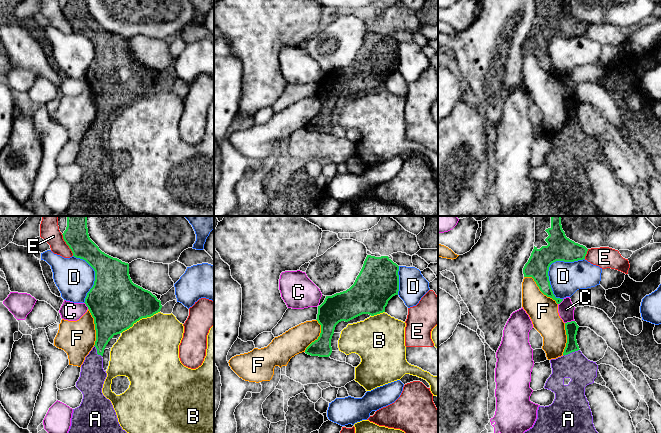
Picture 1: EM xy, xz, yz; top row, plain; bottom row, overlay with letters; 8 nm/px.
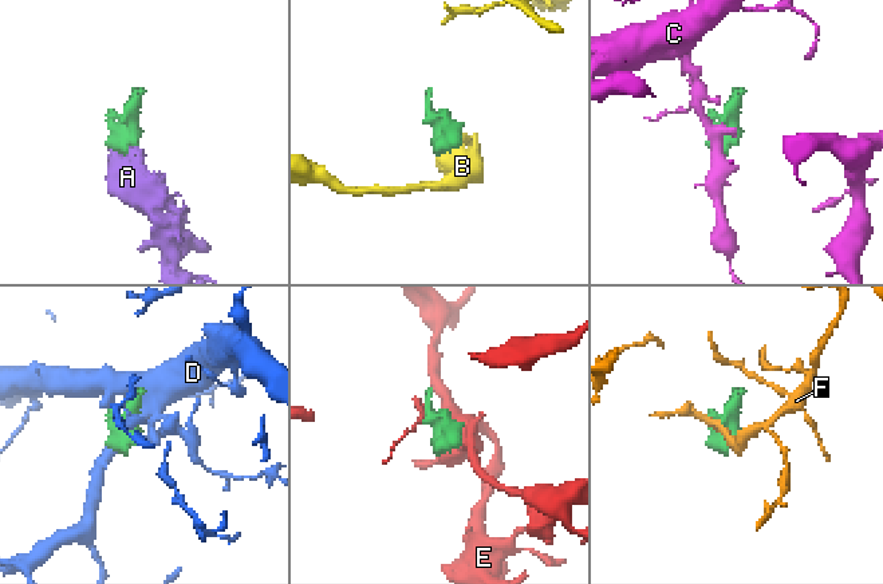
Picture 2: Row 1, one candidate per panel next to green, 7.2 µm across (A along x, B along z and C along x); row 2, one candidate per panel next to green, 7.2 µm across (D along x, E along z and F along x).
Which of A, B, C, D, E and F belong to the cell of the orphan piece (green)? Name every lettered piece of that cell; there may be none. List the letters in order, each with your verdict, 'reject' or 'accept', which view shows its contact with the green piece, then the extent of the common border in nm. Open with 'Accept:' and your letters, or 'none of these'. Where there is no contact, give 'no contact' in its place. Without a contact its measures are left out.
Accept: A
A: accept; meets green in yz; contact 140 nm long
B: reject; meets green in xy; contact 360 nm long
C: reject; meets green in yz; contact 80 nm long
D: reject; meets green in yz; contact 400 nm long
E: reject; meets green in xy; contact 200 nm long
F: reject; meets green in yz; contact 360 nm long

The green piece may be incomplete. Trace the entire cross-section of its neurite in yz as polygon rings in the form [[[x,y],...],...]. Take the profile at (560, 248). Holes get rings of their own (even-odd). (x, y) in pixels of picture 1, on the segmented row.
[[[535,216],[534,249],[523,268],[524,277],[532,277],[540,291],[557,304],[563,299],[553,294],[548,271],[556,261],[574,262],[585,259],[588,249],[566,237],[561,216]]]

